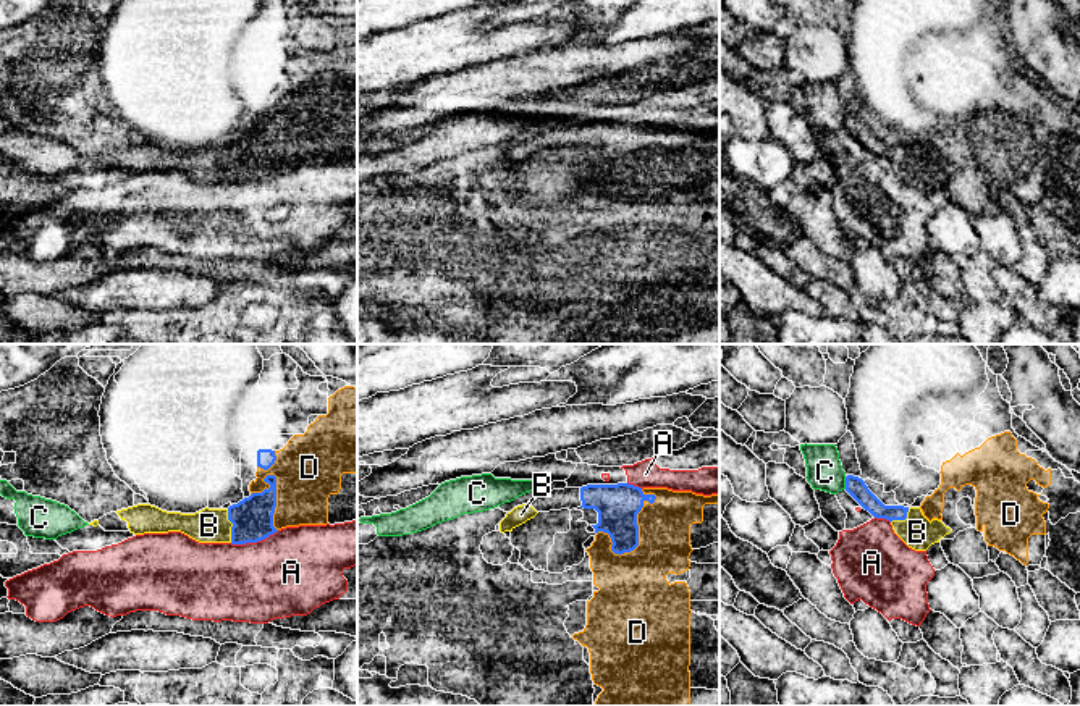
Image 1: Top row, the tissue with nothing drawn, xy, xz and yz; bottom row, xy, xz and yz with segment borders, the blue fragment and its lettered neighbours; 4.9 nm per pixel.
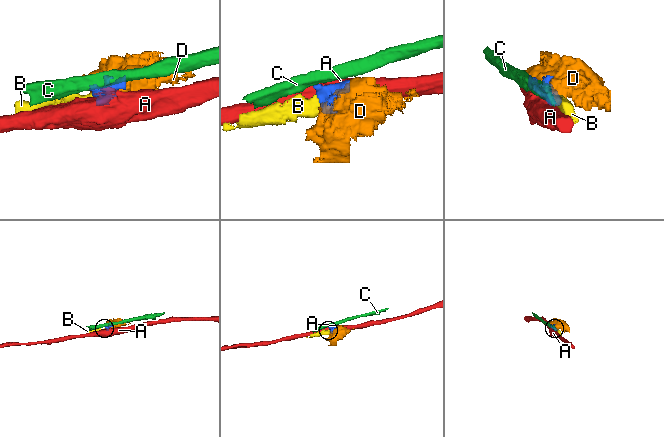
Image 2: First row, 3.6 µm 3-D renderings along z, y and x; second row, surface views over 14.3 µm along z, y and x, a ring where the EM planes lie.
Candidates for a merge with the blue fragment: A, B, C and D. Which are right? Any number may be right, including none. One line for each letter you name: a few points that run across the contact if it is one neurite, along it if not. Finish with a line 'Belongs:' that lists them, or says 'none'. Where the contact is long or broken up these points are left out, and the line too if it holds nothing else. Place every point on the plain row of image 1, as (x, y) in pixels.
B: xy (253, 155), (233, 163), (209, 163)
Belongs: B

